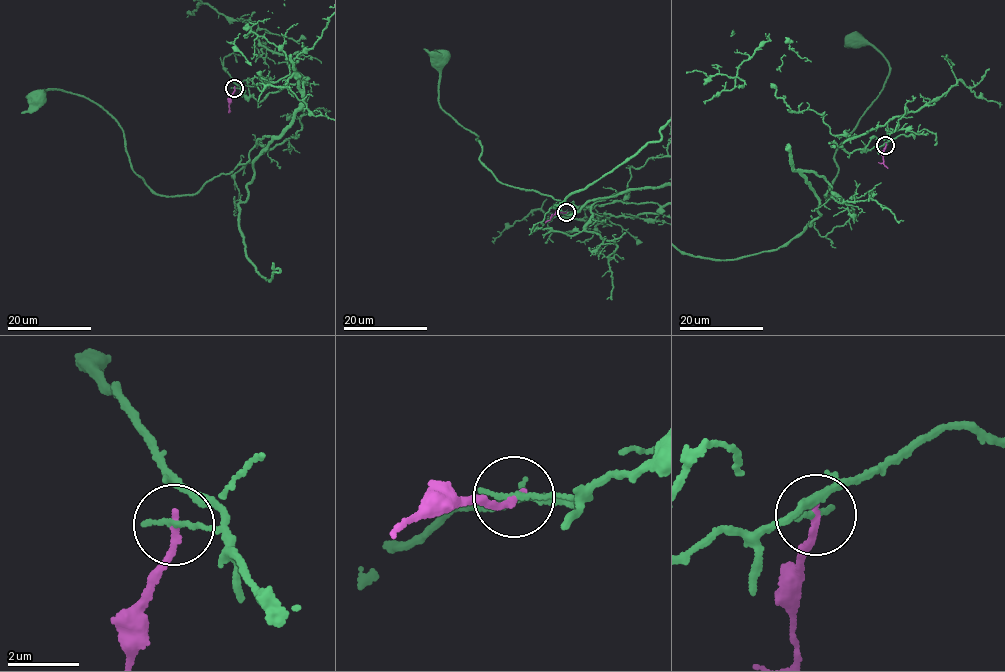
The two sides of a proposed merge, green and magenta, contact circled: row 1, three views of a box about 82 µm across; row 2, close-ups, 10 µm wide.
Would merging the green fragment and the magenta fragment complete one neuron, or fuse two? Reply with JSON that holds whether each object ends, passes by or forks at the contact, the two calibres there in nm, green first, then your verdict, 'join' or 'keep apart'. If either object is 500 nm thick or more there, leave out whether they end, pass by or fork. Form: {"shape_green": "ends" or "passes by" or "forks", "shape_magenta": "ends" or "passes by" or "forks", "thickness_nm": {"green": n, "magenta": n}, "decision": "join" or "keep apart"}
{"shape_green": "ends", "shape_magenta": "ends", "thickness_nm": {"green": 160, "magenta": 200}, "decision": "keep apart"}

